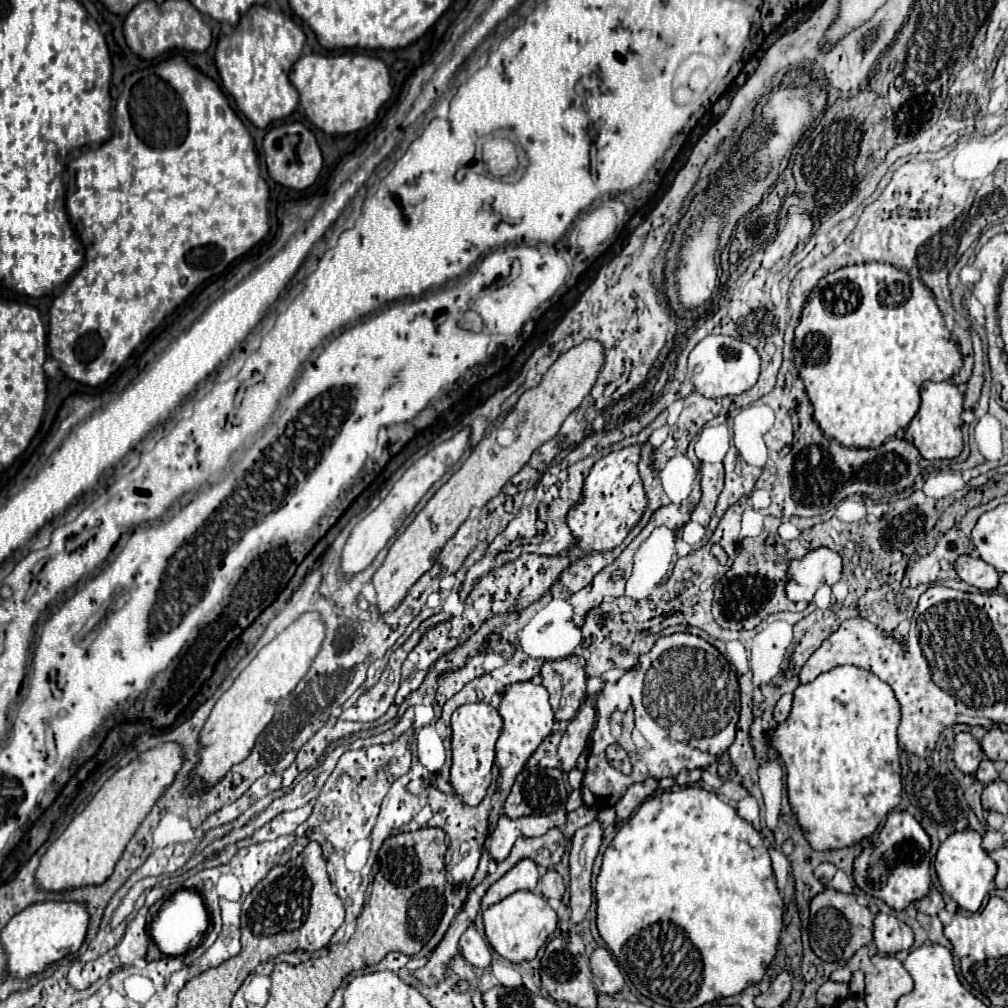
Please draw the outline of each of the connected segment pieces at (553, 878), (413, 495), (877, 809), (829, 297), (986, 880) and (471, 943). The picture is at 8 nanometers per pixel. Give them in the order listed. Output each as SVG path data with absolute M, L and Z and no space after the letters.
M546 871L542 877L540 877L540 883L538 883L538 889L542 893L544 899L562 899L564 895L564 885L562 885L562 877L556 873L556 871Z
M468 429L458 431L452 439L436 445L432 451L428 451L424 457L420 457L392 487L392 491L388 493L388 497L370 513L366 515L350 533L344 549L342 549L342 557L340 557L340 565L338 571L340 575L350 581L356 573L364 571L374 559L376 555L386 547L386 543L390 541L390 537L400 529L400 525L404 523L404 519L414 511L416 503L426 495L426 491L462 457L464 449L468 447Z
M842 665L812 683L800 685L794 691L790 717L772 731L770 741L780 753L788 769L788 797L798 817L798 823L812 849L840 849L858 843L872 835L880 821L900 803L900 773L898 773L898 741L896 729L900 723L900 705L892 689L870 671Z
M872 261L872 263L842 267L842 269L830 273L818 281L818 285L808 295L800 323L796 327L794 363L796 363L796 369L798 369L798 373L806 385L806 393L810 397L810 403L814 405L814 419L820 425L820 429L824 431L824 435L830 439L836 439L844 447L874 449L874 447L880 447L886 441L886 437L896 435L898 429L906 429L908 423L914 419L914 415L918 413L918 407L920 407L922 383L926 383L926 381L950 381L962 369L962 353L960 353L958 343L952 339L950 329L946 327L946 321L944 321L944 317L942 317L942 313L934 301L932 291L928 291L928 287L918 277L910 277L906 271L896 269L888 263Z
M964 829L960 833L954 833L950 835L938 849L936 853L936 861L934 861L934 867L936 867L936 873L938 873L938 879L944 887L944 891L954 897L954 901L970 911L970 913L976 913L984 901L984 897L988 895L990 891L990 883L994 881L994 875L998 871L996 863L990 859L990 855L982 849L982 837L980 833L972 831L972 829Z
M474 925L468 927L466 933L460 937L460 951L462 951L462 957L478 969L486 969L491 964L491 953L488 951L488 945L478 935Z

